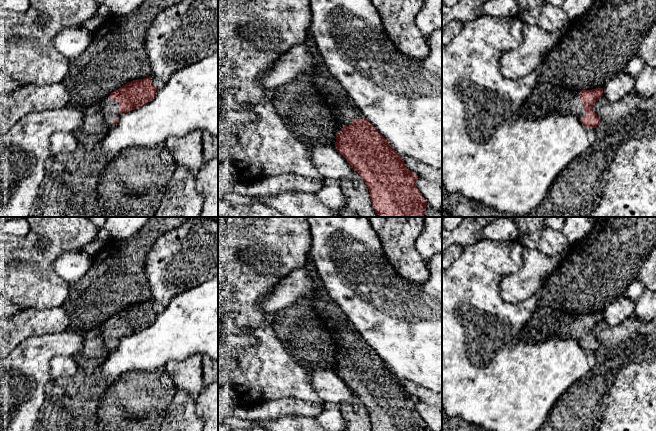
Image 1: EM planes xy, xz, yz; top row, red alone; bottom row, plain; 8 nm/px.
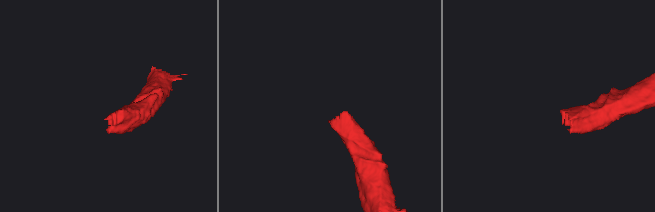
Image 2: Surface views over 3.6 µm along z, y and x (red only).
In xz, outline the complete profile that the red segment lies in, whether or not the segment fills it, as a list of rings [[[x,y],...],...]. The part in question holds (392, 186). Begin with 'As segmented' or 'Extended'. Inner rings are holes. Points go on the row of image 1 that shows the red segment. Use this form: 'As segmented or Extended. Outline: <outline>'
Extended. Outline: [[[309,29],[304,45],[309,48],[315,61],[315,69],[307,75],[309,82],[330,107],[336,120],[335,149],[364,180],[378,217],[424,217],[427,201],[416,187],[418,176],[407,168],[401,156],[364,117],[342,84],[330,74]]]

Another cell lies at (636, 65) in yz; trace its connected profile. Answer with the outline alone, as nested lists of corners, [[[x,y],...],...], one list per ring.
[[[635,55],[624,69],[624,72],[636,78],[644,69],[646,69],[644,62],[639,56]]]

